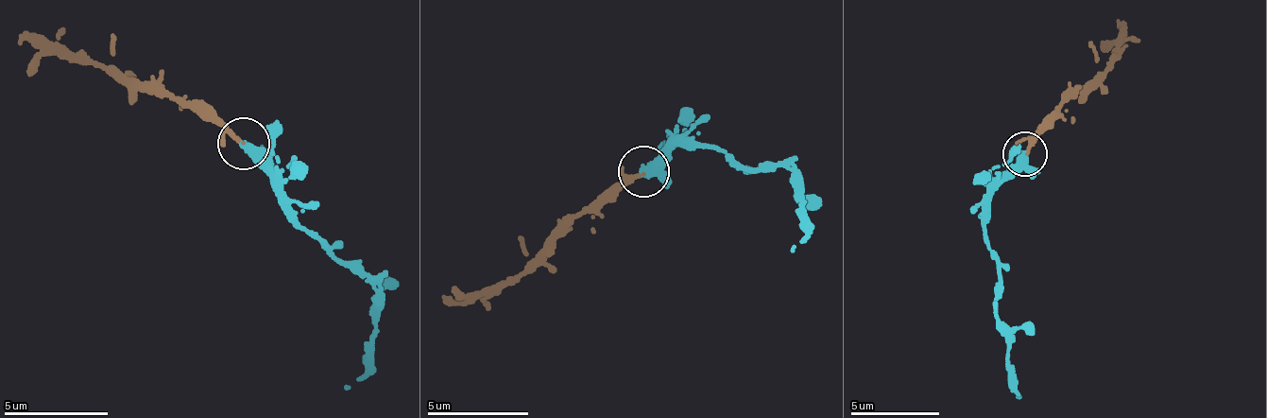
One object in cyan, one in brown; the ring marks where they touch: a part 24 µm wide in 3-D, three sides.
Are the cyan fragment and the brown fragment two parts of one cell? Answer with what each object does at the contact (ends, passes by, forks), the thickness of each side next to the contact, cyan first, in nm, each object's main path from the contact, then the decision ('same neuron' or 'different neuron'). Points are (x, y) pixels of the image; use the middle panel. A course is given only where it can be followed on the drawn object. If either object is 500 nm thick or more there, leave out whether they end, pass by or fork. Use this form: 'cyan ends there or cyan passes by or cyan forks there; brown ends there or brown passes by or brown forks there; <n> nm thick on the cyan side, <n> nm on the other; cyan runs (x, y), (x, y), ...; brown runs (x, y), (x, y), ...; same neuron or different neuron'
cyan passes by; brown passes by; 360 nm thick on the cyan side, 170 nm on the other; cyan runs (642, 172), (686, 143), (756, 168), (785, 165), (810, 219), (792, 253); brown runs (642, 172), (603, 199), (514, 276), (478, 296), (463, 297), (450, 289); same neuron

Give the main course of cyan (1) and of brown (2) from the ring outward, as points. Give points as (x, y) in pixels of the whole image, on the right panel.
1: (1025, 152), (988, 205), (999, 282), (995, 308), (1008, 337), (1008, 385), (1021, 398)
2: (1025, 152), (1049, 120), (1107, 65), (1118, 46), (1115, 41), (1100, 44)

